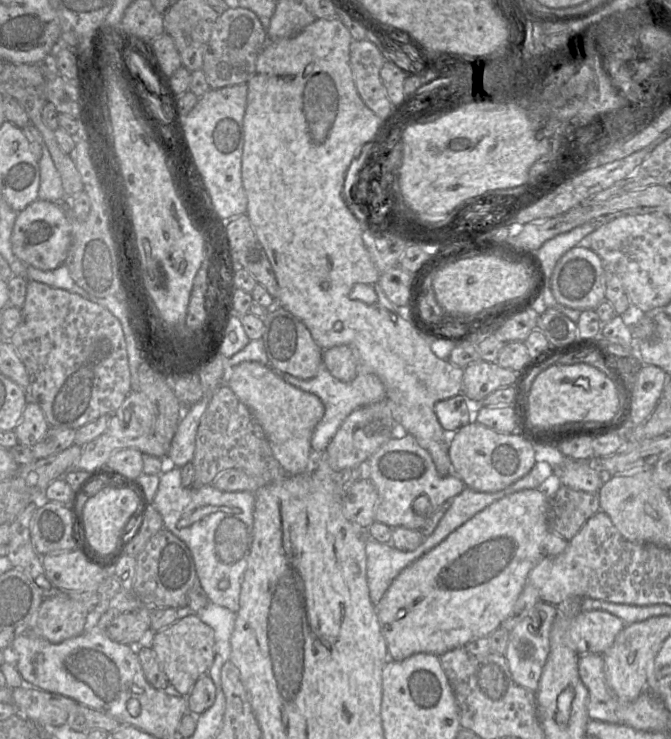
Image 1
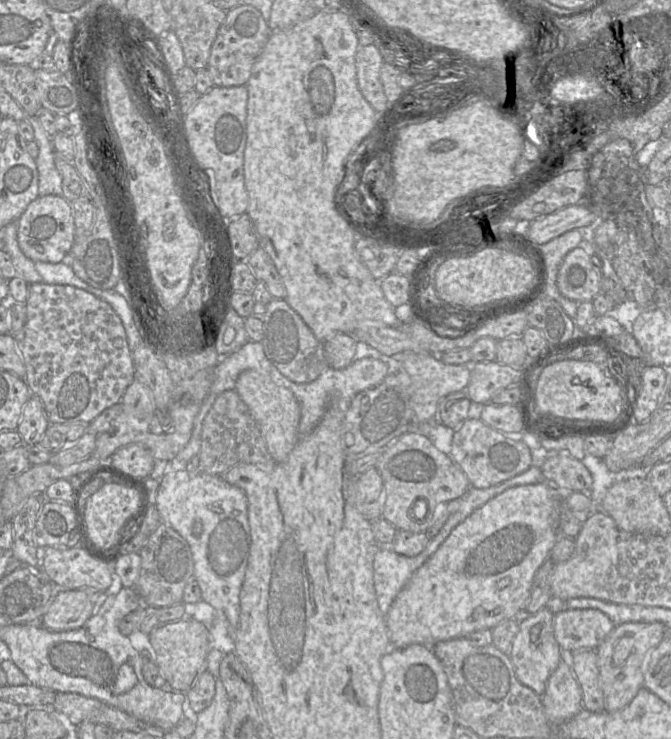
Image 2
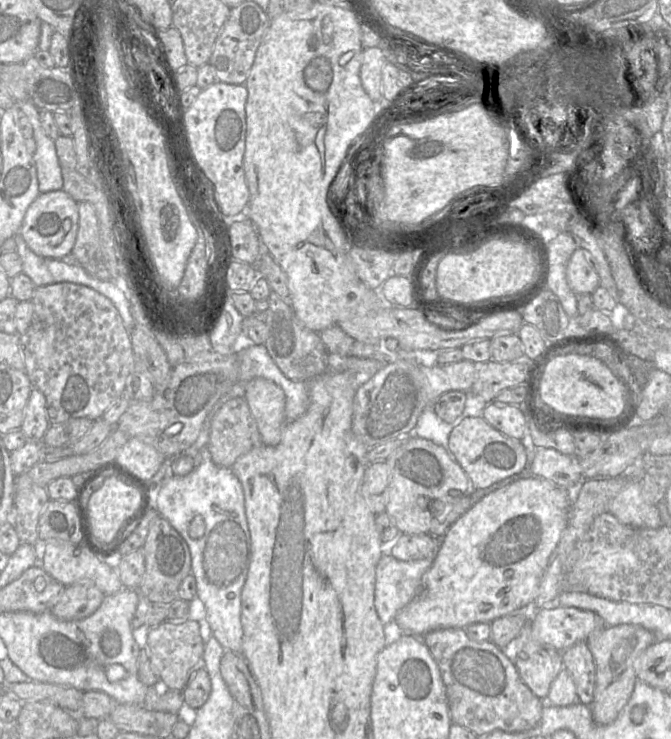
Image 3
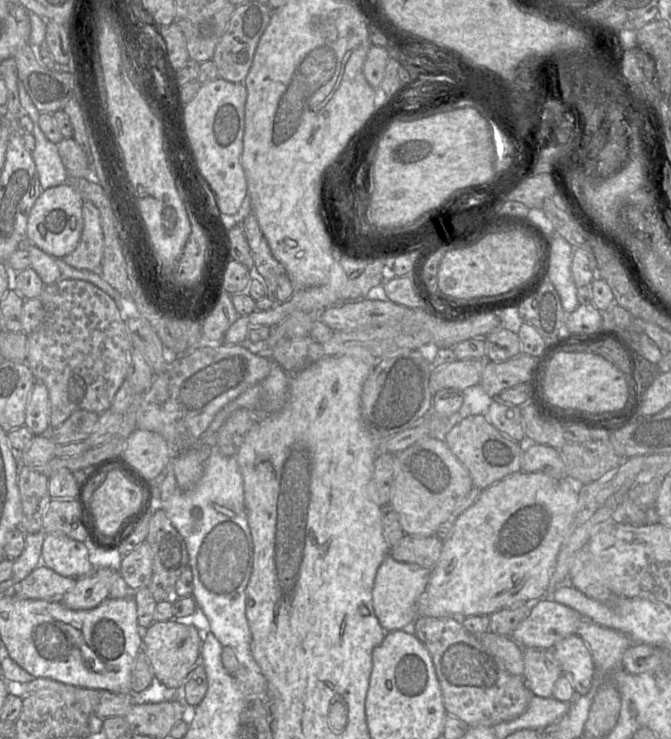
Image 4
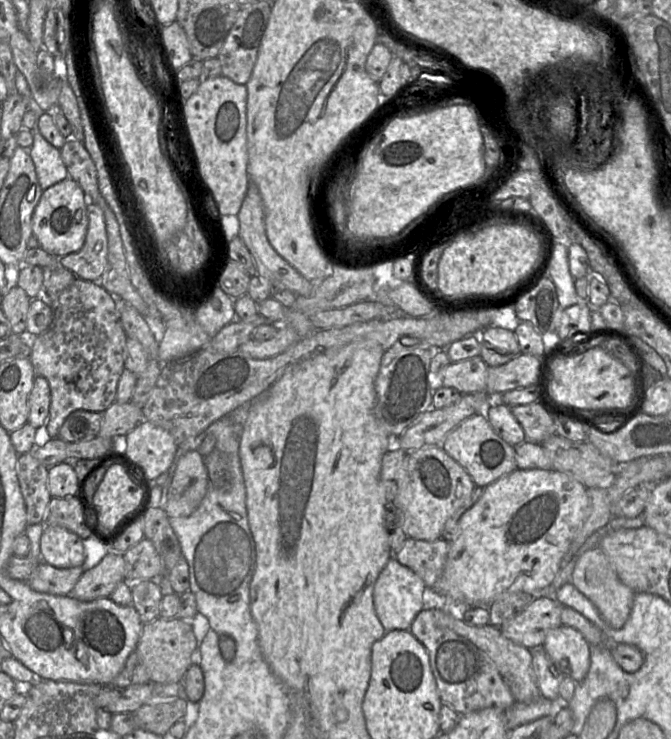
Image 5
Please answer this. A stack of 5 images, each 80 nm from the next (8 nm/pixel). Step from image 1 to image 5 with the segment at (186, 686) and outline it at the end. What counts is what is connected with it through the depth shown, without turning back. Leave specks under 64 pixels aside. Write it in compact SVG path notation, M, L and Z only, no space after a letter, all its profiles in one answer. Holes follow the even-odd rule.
M158 617L143 625L136 651L144 663L150 683L169 684L183 681L196 647L197 640L191 625L181 618Z

